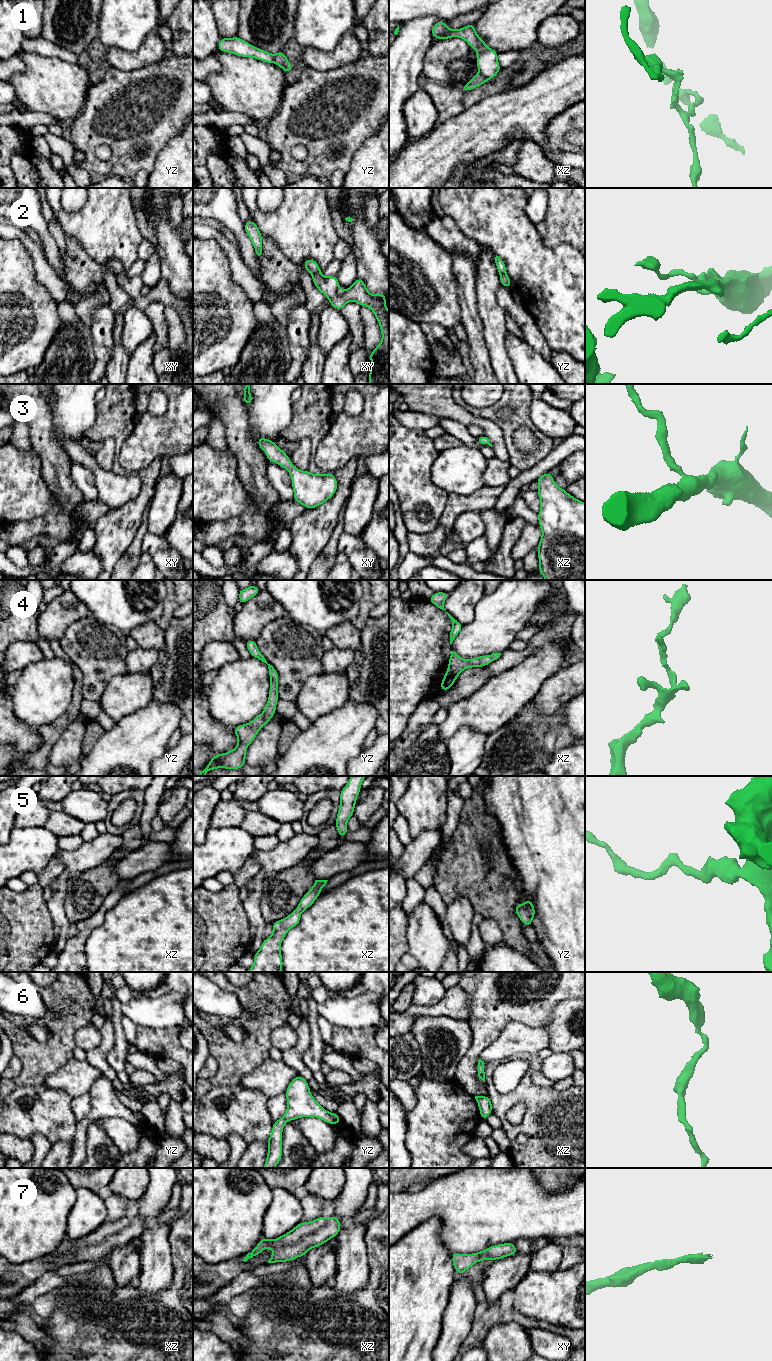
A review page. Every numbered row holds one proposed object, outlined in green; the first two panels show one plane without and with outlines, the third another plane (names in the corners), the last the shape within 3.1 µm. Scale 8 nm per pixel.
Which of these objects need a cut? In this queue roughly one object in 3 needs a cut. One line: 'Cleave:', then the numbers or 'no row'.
Cleave: 1, 2

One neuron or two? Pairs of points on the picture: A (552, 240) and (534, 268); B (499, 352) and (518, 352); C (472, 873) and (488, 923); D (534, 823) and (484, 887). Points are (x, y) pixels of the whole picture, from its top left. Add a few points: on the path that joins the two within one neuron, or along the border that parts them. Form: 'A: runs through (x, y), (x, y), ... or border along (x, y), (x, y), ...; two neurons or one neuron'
A: border along (542, 237), (548, 246), (572, 246); two neurons
B: border along (506, 329), (505, 350), (515, 373); two neurons
C: border along (484, 917), (493, 919), (502, 935); two neurons
D: border along (502, 833), (502, 842), (516, 871), (517, 878); two neurons

